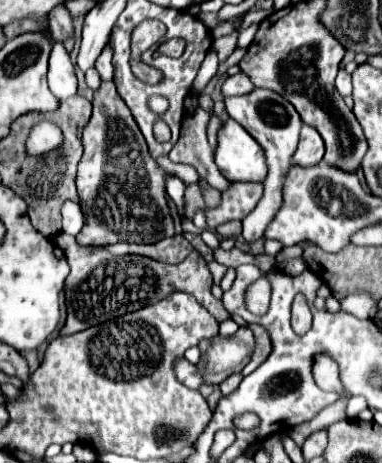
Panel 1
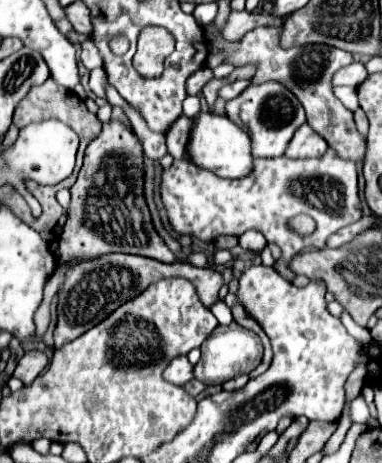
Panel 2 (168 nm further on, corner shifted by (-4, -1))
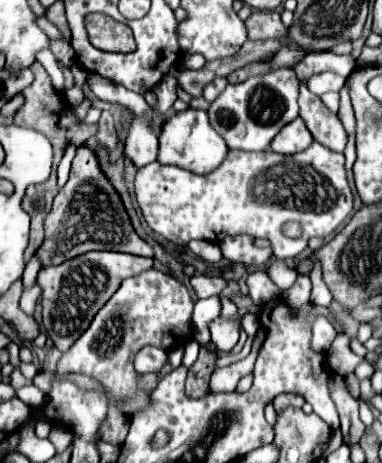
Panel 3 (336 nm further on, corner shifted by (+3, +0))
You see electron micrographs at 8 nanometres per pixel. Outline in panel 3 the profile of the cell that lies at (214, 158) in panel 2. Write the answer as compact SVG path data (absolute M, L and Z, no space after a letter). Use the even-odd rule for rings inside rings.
M188 108L184 112L176 112L174 116L170 116L166 120L164 130L160 134L158 162L174 164L174 166L186 168L194 174L210 174L226 160L228 152L230 152L230 148L228 148L226 140L212 128L208 114L204 110Z

